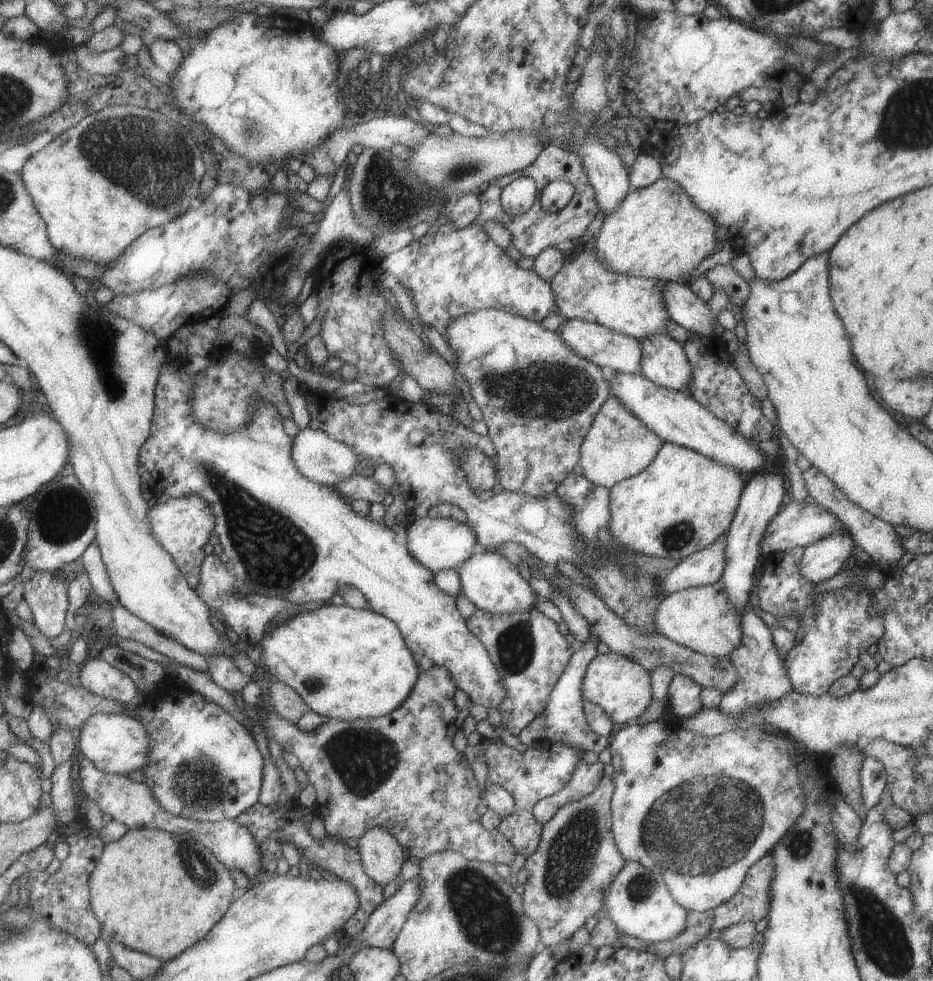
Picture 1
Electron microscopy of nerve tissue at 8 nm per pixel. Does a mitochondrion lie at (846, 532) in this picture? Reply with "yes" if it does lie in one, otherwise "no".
no

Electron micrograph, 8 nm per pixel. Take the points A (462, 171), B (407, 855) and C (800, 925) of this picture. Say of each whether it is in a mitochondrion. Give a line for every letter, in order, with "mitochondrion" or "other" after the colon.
A: mitochondrion
B: other
C: other

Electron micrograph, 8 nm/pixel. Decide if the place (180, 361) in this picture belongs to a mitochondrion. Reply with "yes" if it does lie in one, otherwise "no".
no

